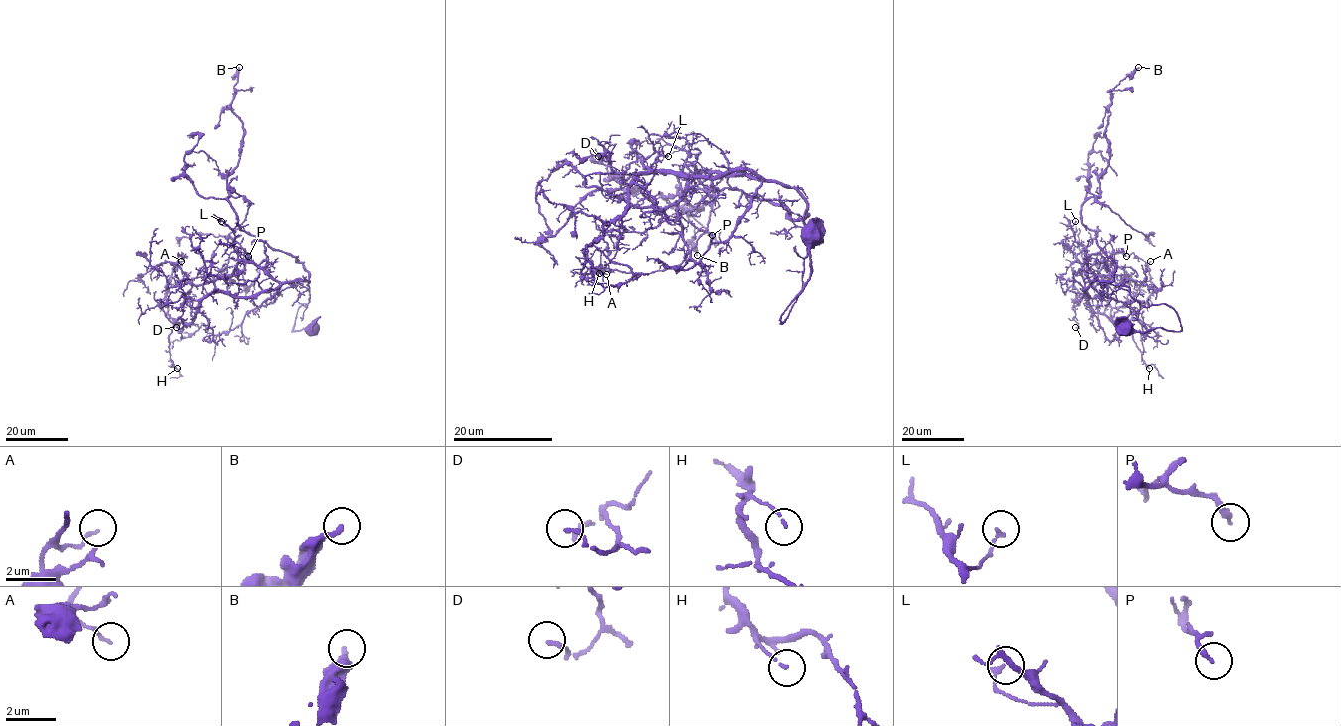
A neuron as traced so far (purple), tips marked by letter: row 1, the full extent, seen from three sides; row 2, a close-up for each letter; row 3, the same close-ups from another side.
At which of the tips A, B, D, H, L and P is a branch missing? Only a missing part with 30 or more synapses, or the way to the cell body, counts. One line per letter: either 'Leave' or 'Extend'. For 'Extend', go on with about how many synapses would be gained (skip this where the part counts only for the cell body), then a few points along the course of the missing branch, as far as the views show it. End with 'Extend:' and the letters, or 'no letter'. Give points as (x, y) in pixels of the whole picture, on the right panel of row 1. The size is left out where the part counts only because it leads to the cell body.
A: Leave
B: Leave
D: Leave
H: Leave
L: Leave
P: Leave
Extend: no letter

